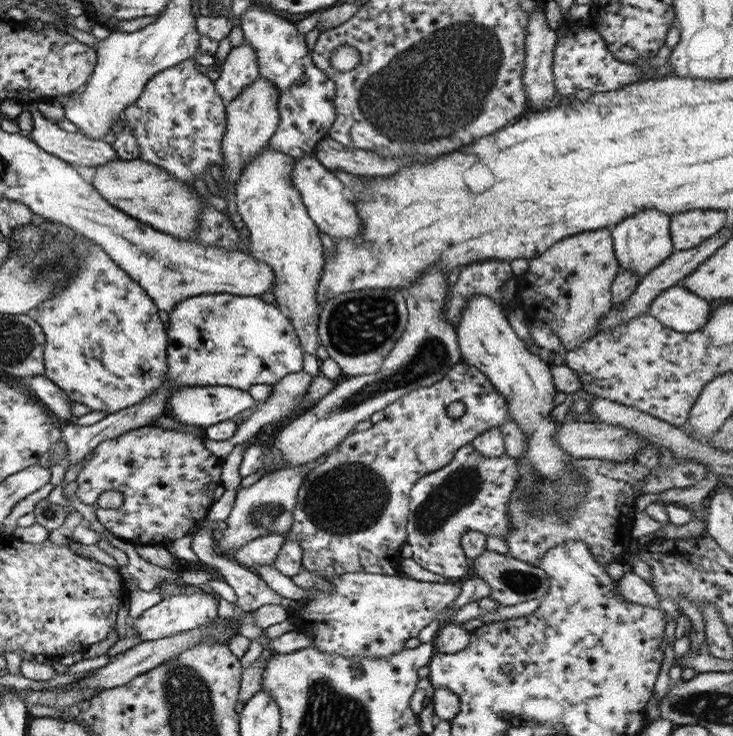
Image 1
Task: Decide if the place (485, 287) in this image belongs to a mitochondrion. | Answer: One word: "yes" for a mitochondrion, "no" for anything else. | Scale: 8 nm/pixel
no

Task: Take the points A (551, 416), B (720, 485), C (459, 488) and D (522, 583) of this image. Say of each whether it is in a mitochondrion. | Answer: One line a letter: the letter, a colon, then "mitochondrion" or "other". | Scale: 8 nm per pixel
A: other
B: other
C: mitochondrion
D: mitochondrion

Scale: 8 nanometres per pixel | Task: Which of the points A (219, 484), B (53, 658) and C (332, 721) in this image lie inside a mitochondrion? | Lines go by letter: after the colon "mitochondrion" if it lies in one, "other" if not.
A: other
B: other
C: mitochondrion

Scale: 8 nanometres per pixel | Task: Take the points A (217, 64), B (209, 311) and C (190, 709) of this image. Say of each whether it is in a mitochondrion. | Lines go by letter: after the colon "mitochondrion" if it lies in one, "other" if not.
A: other
B: mitochondrion
C: mitochondrion

